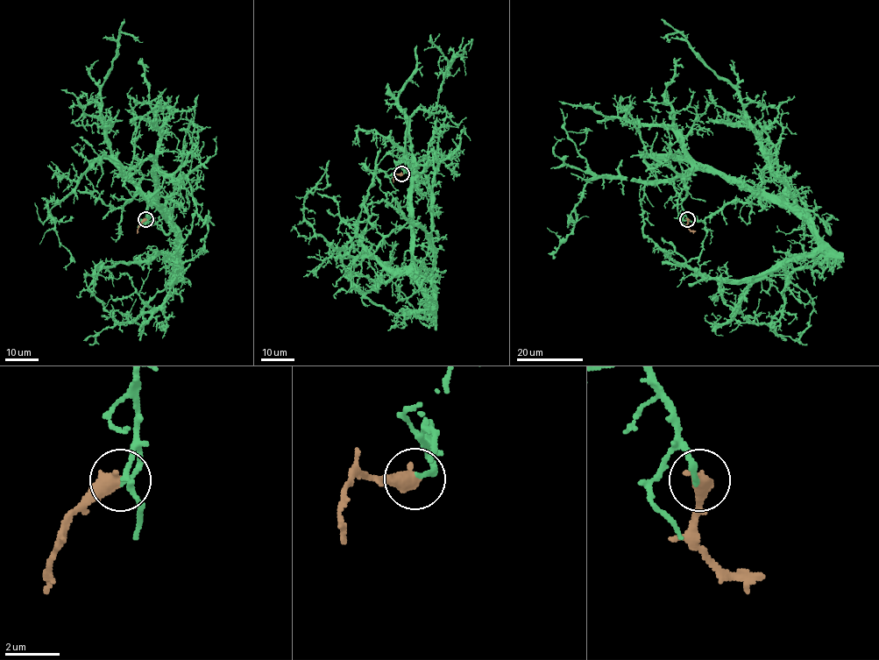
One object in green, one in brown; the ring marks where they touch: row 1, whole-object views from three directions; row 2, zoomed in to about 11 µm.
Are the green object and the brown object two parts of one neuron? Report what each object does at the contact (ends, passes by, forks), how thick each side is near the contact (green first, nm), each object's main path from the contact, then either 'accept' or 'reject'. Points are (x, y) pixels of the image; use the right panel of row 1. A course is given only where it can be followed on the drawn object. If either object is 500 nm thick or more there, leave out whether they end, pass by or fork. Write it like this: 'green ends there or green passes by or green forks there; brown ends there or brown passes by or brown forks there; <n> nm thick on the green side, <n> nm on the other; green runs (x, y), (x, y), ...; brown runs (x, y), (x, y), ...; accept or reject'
180 nm thick on the green side, 550 nm on the other; green runs (687, 219), (687, 178), (711, 171), (787, 202), (818, 245), (754, 276), (705, 279), (643, 232), (654, 225); brown runs (687, 219), (687, 226), (696, 230); accept

